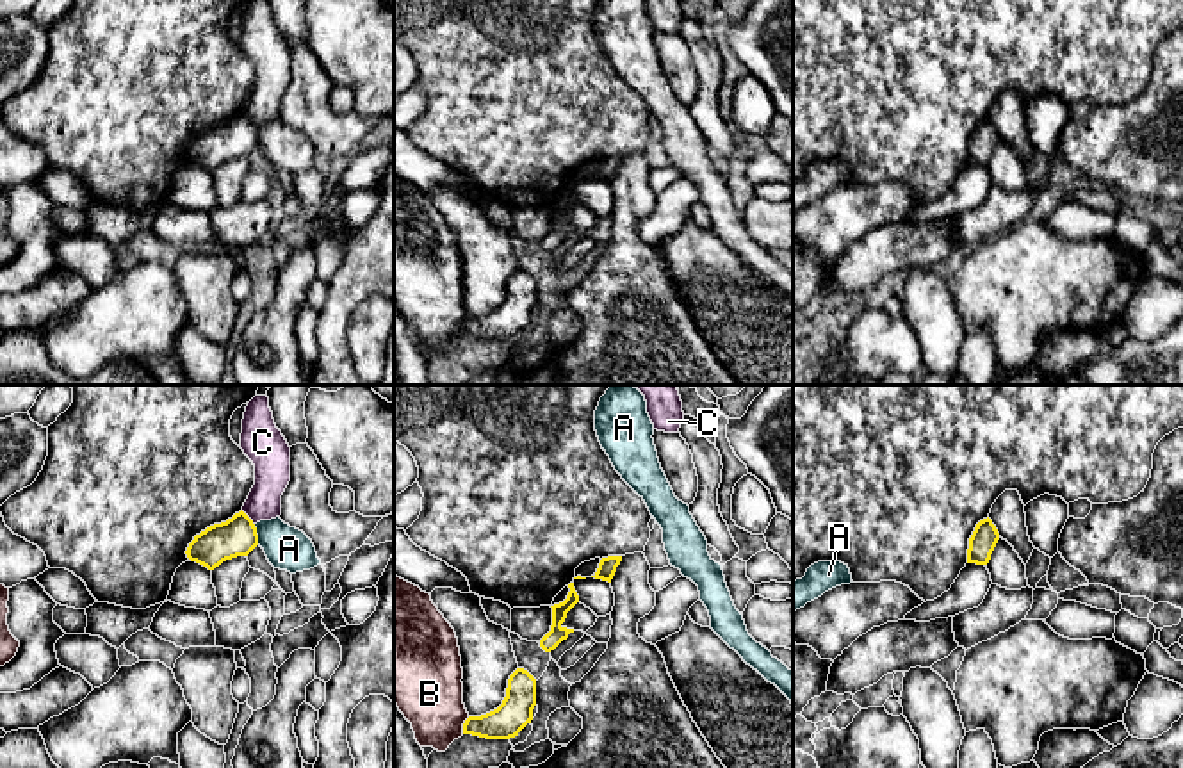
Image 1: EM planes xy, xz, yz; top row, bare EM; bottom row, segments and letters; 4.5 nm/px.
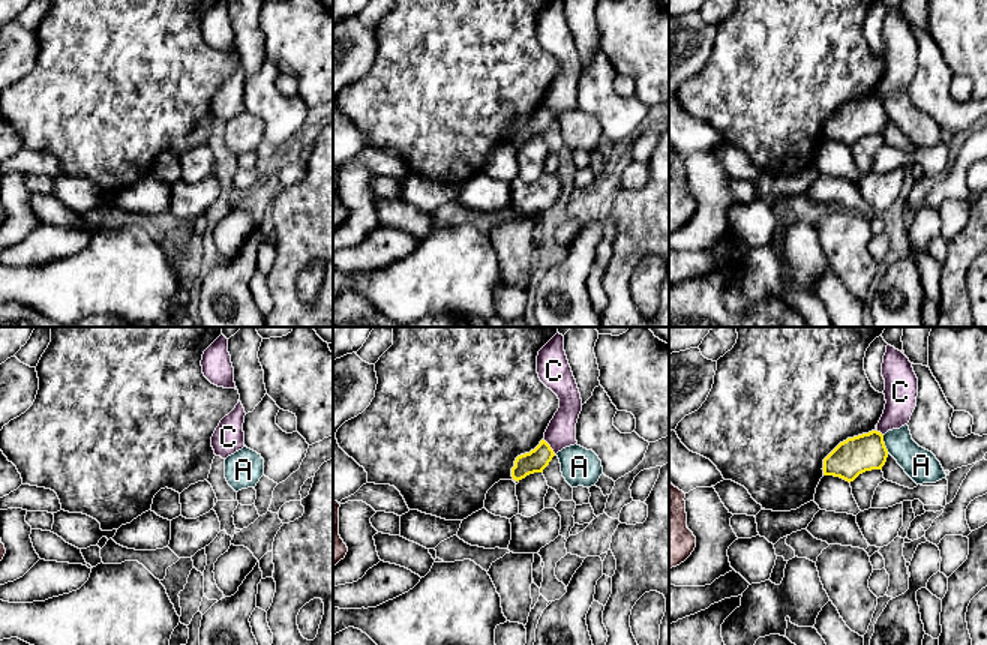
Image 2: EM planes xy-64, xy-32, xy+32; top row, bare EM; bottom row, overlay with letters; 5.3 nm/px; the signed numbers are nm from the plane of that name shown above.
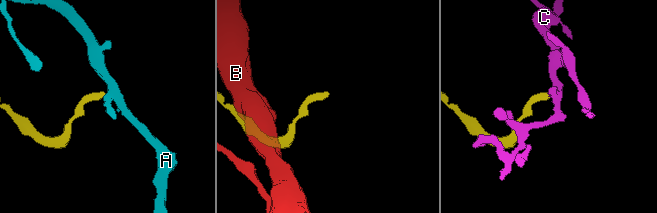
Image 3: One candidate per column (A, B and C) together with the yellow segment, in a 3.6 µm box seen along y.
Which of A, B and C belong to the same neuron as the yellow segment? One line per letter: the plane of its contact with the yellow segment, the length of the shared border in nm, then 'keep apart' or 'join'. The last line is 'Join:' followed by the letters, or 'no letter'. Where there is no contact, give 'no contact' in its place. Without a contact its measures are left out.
A: xy | 100 nm | keep apart
B: xz | 90 nm | keep apart
C: xy | 90 nm | keep apart
Join: no letter

